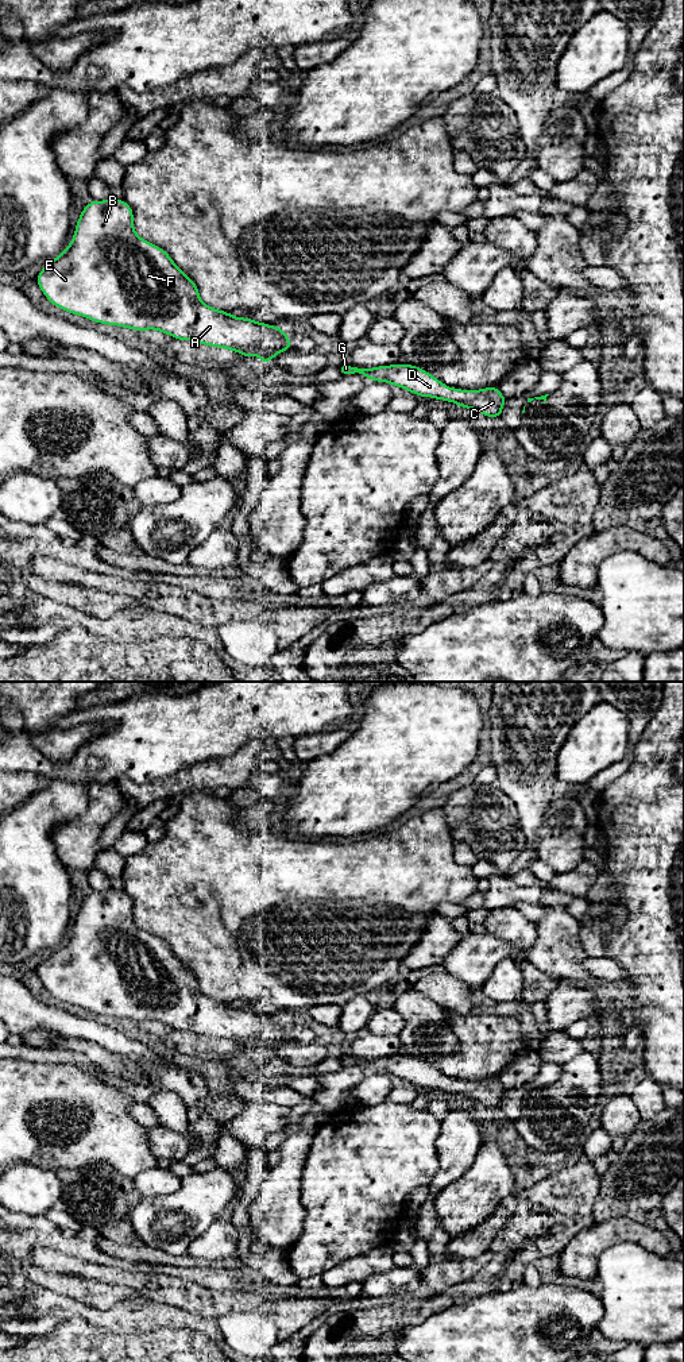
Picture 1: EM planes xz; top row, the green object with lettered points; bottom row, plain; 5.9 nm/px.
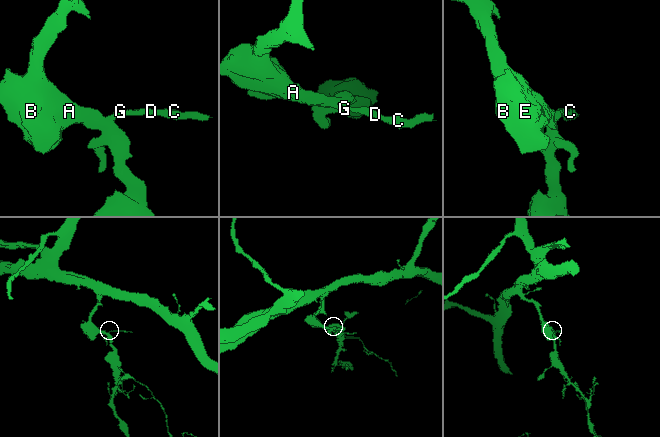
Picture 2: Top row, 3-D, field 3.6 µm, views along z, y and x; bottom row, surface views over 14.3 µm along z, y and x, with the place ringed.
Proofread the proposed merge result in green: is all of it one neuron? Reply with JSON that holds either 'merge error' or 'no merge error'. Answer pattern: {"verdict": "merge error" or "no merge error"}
{"verdict": "no merge error"}

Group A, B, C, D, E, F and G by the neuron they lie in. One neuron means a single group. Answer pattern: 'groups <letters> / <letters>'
groups A B C D E F G

